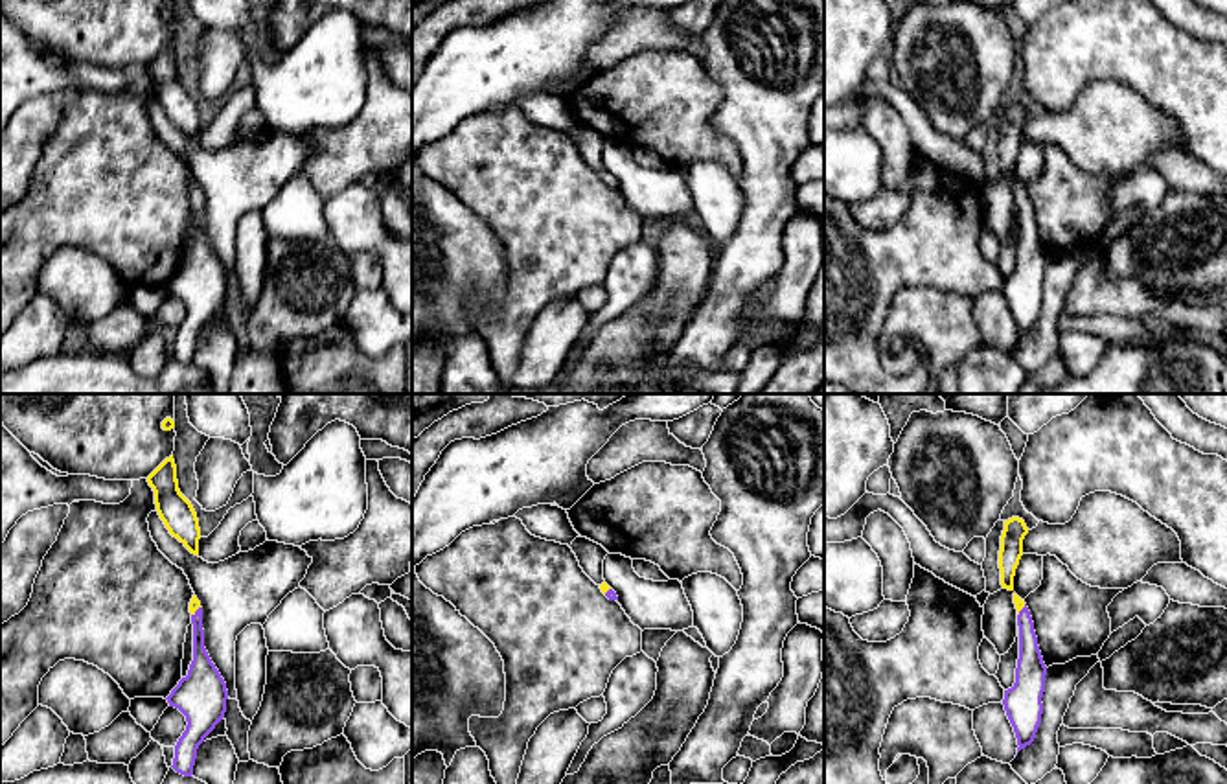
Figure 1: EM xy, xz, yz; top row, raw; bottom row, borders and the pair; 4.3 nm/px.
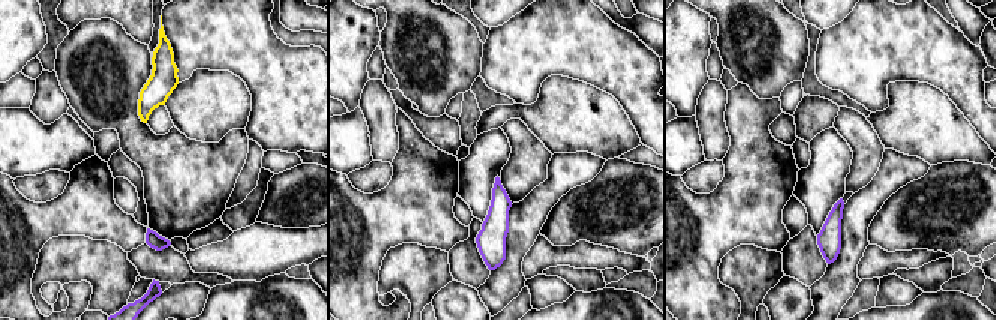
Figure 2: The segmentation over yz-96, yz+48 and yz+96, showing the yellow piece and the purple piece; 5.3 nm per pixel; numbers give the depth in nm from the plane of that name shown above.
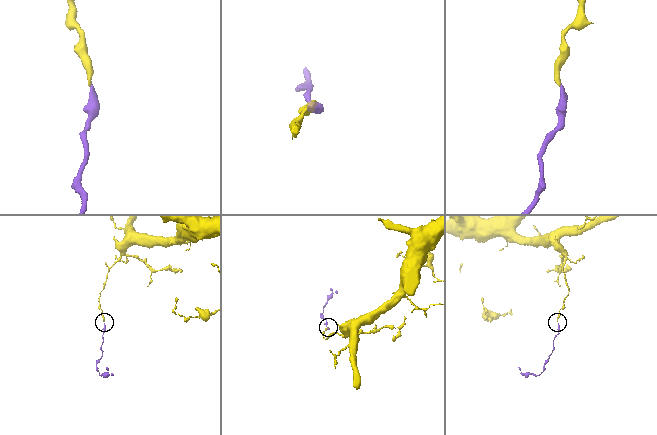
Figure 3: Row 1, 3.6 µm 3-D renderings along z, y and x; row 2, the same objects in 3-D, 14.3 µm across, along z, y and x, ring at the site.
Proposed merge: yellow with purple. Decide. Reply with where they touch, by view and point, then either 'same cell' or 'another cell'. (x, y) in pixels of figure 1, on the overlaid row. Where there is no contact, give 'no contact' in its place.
contact yz (1021, 608); same cell

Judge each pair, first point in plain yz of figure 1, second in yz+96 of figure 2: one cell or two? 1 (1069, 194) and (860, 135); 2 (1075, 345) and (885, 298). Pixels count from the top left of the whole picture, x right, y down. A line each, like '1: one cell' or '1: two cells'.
1: one cell
2: one cell

